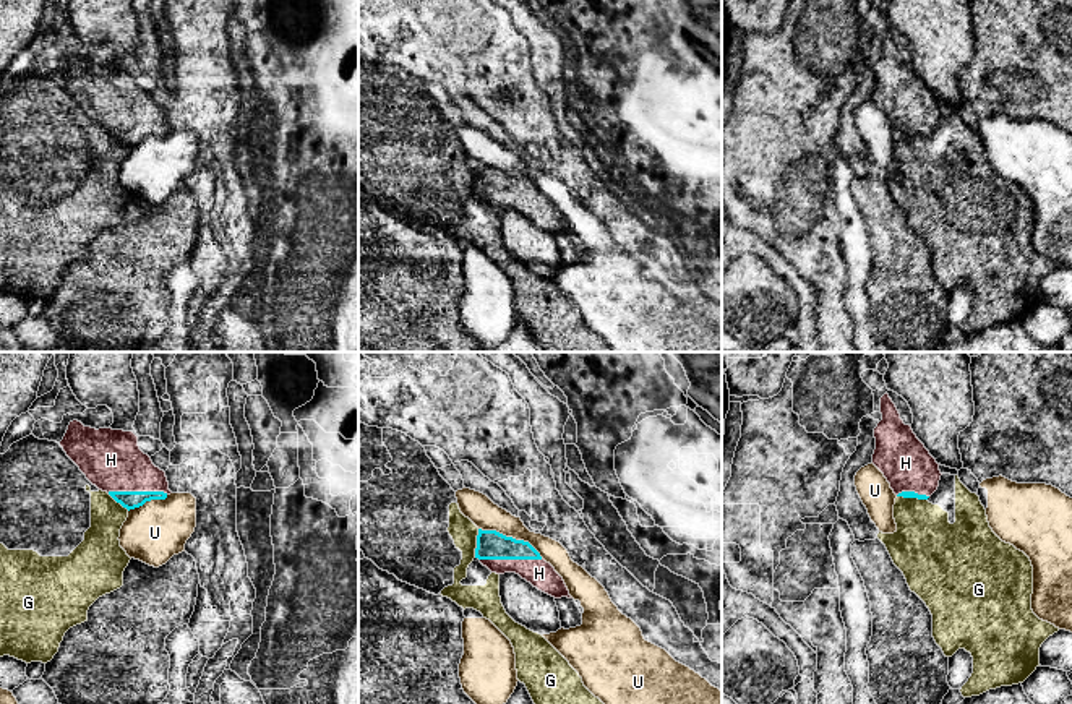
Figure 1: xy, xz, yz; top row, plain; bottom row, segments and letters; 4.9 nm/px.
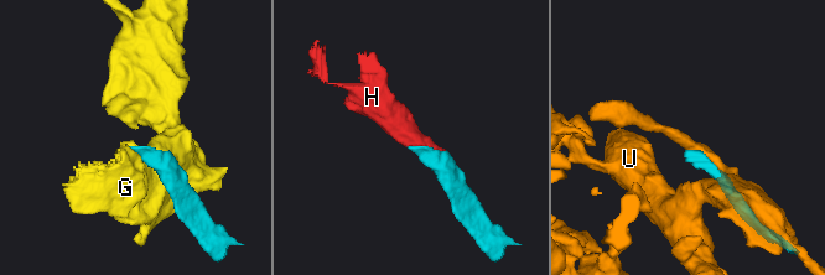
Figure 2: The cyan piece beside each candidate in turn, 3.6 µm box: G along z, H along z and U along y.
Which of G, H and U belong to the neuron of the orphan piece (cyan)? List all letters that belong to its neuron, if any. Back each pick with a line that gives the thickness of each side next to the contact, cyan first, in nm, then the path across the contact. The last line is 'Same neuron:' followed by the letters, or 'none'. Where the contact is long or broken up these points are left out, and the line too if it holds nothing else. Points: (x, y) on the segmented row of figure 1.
H: 140 nm thick on the cyan side, 140 nm on the other
Same neuron: H

